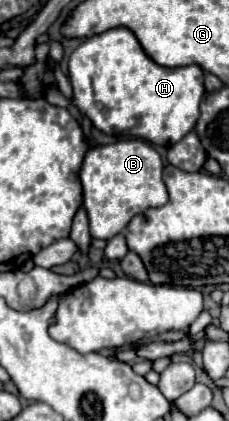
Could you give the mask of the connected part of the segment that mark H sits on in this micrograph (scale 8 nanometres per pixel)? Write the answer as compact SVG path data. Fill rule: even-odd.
M118 26L110 28L102 34L96 34L84 40L72 54L70 54L70 68L68 68L70 84L74 88L74 104L92 120L92 124L102 130L104 134L118 134L118 136L134 136L158 146L172 146L182 136L186 136L200 116L198 104L204 96L204 70L200 66L182 66L182 68L166 68L158 66L140 46L138 38L132 30Z

